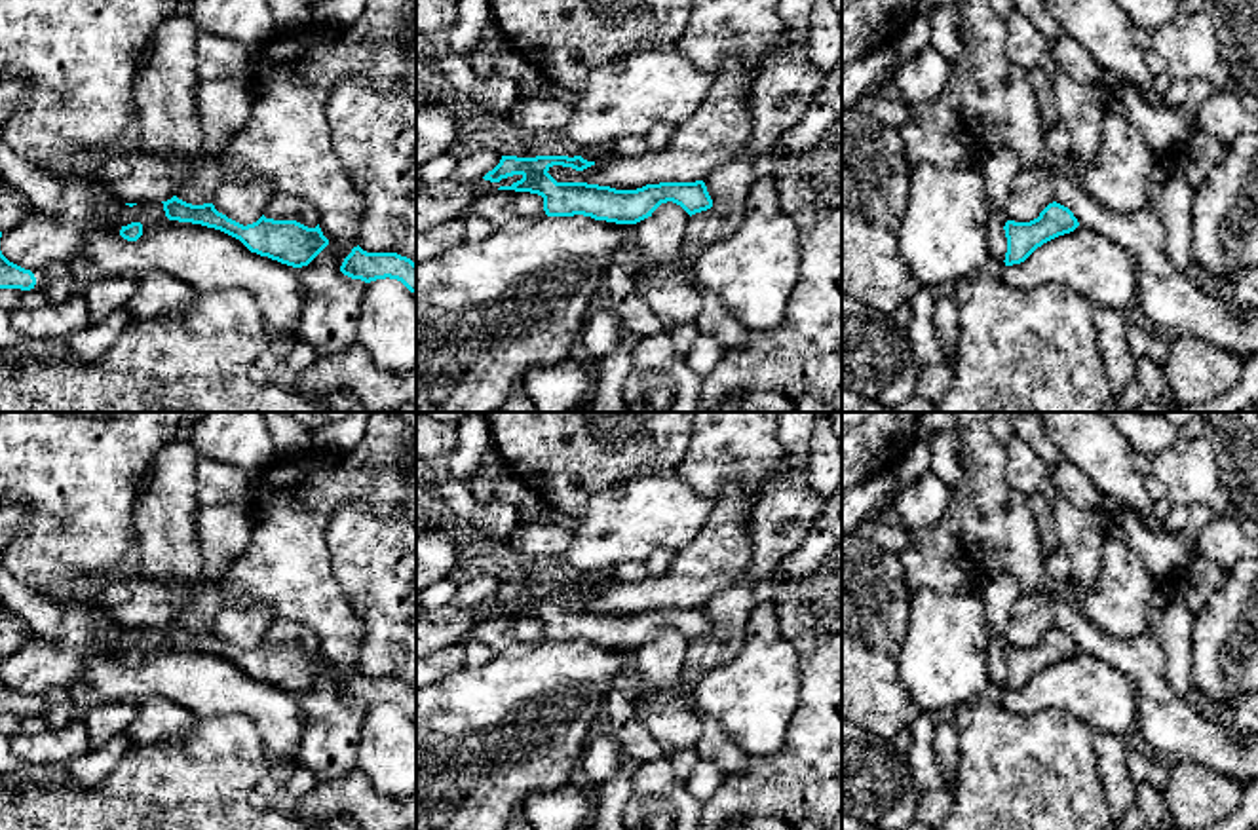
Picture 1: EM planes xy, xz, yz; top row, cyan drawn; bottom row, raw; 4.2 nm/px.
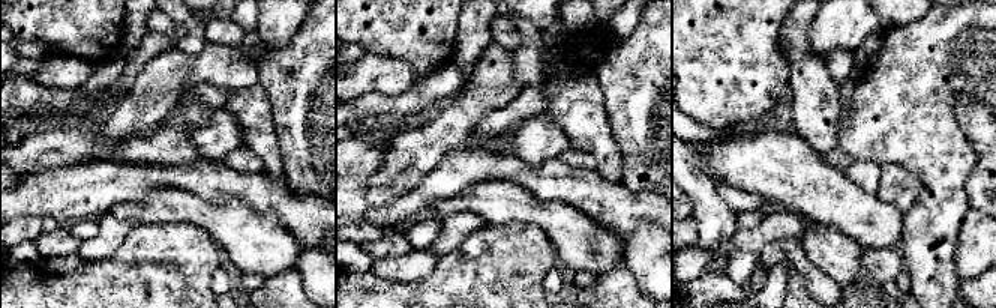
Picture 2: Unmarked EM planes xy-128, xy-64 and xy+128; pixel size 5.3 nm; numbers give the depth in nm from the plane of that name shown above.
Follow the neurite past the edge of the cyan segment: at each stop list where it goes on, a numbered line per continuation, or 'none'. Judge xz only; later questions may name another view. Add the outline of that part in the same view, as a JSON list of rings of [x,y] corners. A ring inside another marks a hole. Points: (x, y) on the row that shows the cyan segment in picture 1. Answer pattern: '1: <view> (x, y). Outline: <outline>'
none

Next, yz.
none

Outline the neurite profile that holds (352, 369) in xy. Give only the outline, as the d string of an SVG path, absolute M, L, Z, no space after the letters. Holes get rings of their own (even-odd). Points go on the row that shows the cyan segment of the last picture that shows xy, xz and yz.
M357 342L338 353L317 357L289 382L315 401L348 391L369 412L393 412L416 405L416 368L403 376L386 372Z

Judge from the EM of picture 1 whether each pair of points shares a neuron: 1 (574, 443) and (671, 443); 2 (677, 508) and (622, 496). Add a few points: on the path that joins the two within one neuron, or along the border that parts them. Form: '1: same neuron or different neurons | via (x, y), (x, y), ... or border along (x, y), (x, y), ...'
1: same neuron | via (599, 443), (647, 443)
2: same neuron | via (664, 508), (635, 508)

